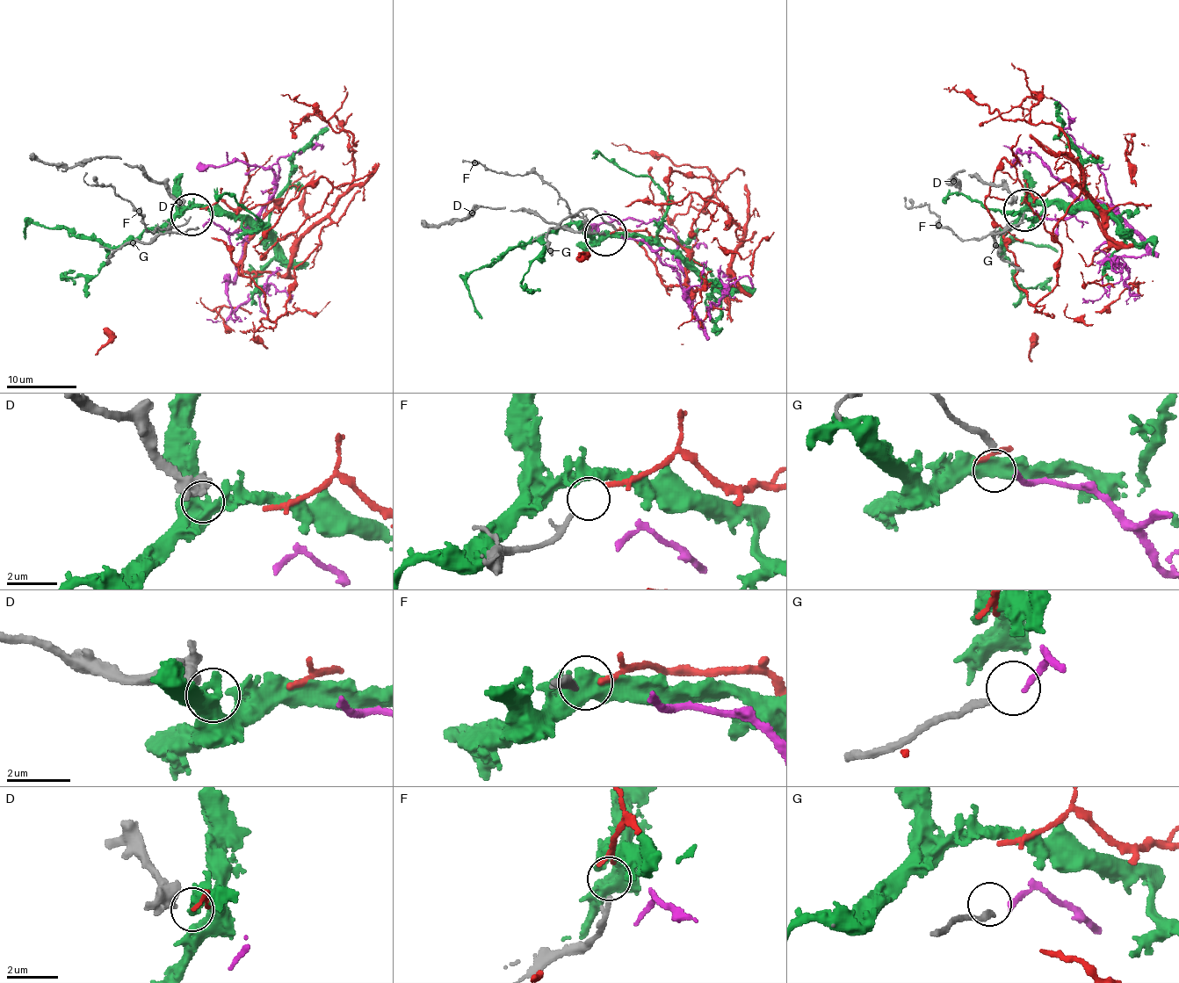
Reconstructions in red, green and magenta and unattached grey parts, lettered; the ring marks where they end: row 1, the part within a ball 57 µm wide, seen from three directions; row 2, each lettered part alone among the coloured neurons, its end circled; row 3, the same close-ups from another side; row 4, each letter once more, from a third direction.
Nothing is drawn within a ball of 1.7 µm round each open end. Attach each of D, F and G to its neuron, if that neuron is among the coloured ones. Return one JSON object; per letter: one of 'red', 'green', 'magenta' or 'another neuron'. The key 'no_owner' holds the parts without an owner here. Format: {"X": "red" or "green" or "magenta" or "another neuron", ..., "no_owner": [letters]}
{"D": "green", "F": "red", "G": "magenta", "no_owner": []}

